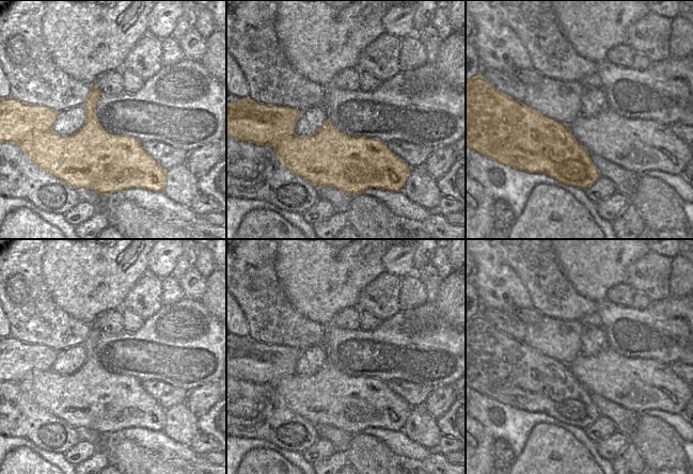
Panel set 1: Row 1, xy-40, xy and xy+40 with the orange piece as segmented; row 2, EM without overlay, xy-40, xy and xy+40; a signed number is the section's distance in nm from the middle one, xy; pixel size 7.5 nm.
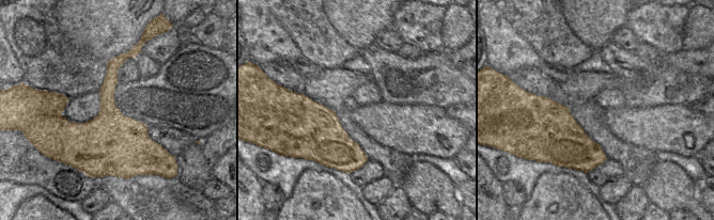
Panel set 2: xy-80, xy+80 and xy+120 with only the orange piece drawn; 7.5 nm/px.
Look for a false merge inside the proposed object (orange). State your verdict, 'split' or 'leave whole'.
split

